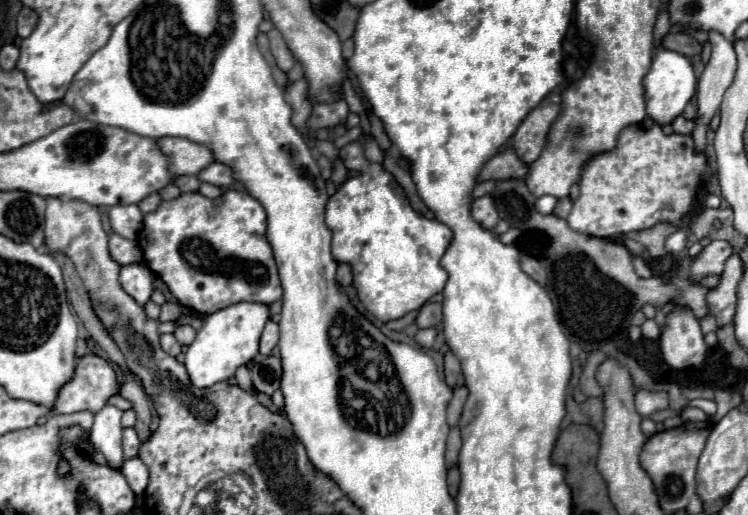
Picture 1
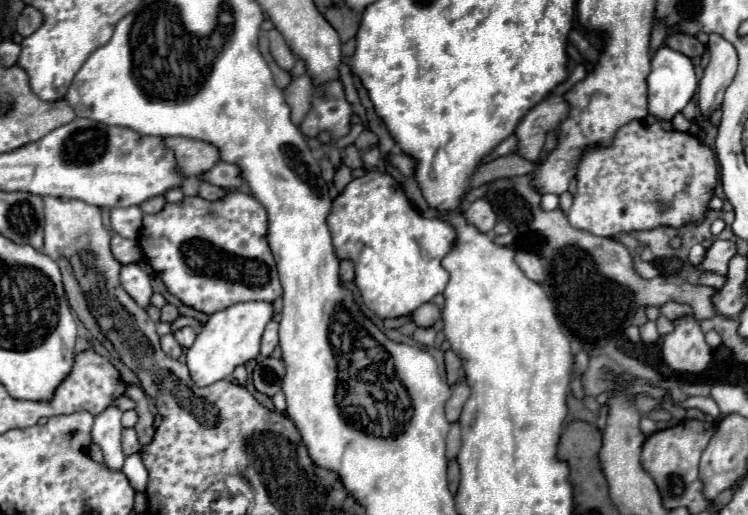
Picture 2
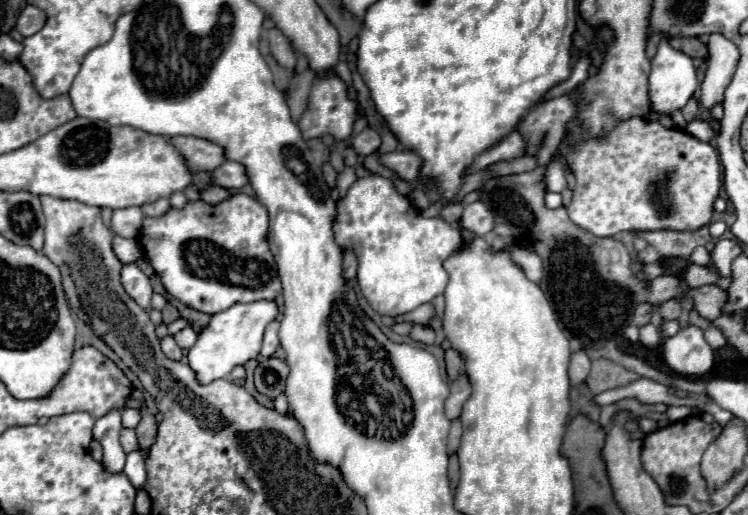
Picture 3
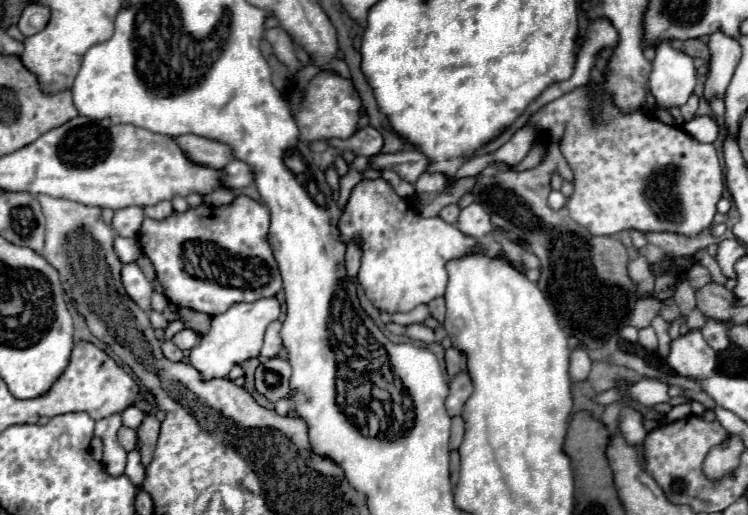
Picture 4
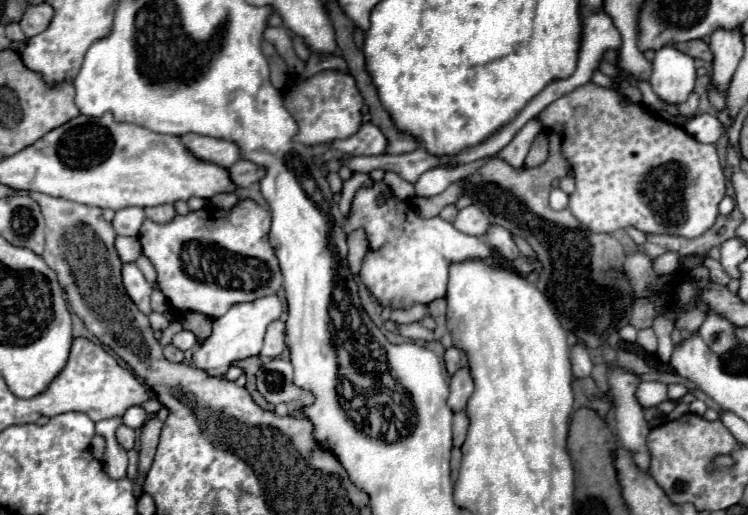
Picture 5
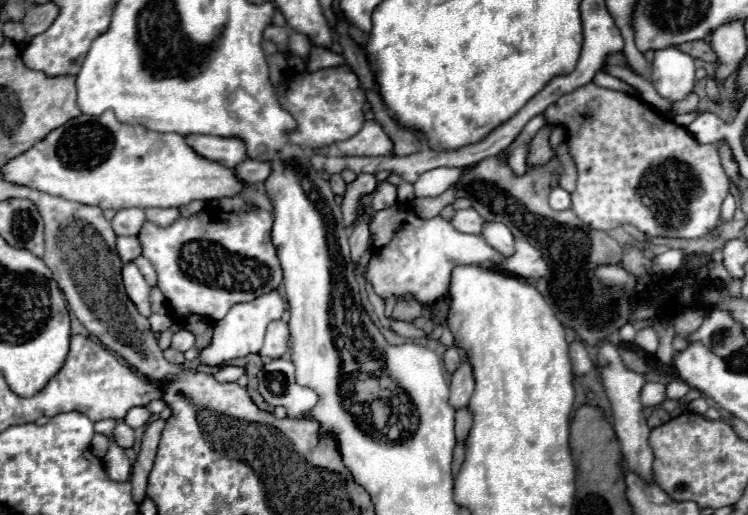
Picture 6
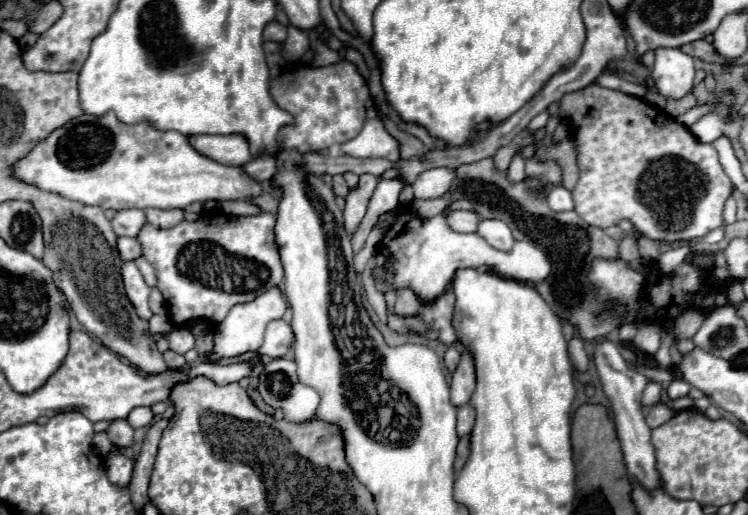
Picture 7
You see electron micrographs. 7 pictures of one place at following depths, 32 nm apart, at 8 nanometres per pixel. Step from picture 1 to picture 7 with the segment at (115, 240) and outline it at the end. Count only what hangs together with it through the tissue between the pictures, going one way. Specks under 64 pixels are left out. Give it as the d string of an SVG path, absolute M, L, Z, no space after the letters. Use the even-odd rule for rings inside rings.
M118 238L118 252L120 258L126 262L126 260L136 260L142 254L142 248L136 238Z

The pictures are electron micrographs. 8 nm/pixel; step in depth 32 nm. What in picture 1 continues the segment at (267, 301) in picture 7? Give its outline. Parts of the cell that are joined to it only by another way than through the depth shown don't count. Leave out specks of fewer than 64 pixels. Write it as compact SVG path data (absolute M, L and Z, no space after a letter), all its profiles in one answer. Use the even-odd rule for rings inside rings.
M238 302L214 314L208 314L196 340L186 350L186 368L194 386L208 388L216 382L234 376L236 368L248 364L258 354L258 344L266 322L270 320L270 306L260 302Z

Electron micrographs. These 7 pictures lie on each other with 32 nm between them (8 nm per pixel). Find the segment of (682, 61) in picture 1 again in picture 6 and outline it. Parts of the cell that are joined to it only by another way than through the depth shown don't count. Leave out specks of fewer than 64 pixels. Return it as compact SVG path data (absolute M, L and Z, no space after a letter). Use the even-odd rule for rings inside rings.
M678 48L656 50L652 64L652 84L666 100L682 100L694 88L694 58Z

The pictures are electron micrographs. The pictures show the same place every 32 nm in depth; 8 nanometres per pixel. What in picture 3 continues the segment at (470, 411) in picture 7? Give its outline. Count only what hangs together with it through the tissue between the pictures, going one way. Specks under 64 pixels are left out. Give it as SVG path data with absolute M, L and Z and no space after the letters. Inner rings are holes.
M460 418L452 420L452 430L450 430L450 436L448 436L448 452L454 454L460 446L460 438L462 438L462 422Z

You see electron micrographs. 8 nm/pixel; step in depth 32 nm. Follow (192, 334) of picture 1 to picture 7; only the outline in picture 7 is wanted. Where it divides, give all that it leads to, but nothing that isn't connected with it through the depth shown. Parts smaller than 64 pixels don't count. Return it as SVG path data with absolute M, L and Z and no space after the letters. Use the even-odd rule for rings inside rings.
M174 328L168 332L168 346L178 354L186 354L194 348L194 336L186 328Z

